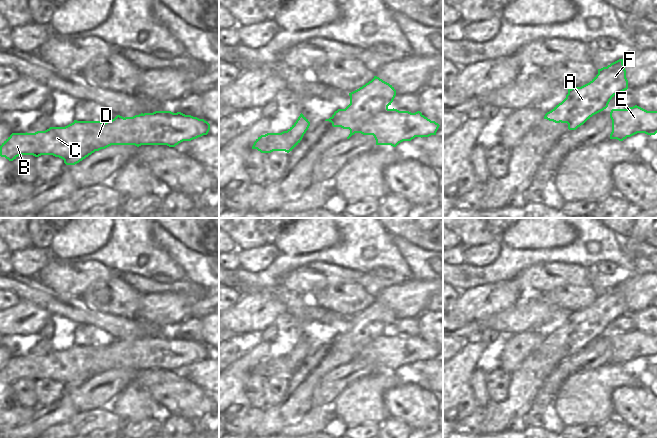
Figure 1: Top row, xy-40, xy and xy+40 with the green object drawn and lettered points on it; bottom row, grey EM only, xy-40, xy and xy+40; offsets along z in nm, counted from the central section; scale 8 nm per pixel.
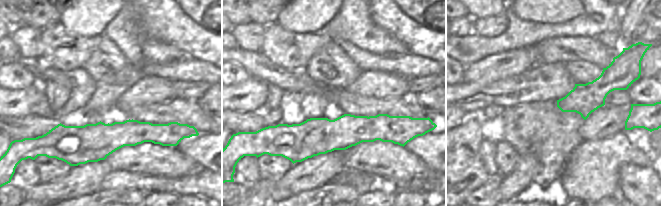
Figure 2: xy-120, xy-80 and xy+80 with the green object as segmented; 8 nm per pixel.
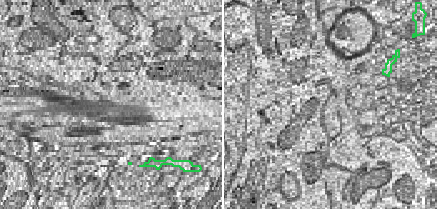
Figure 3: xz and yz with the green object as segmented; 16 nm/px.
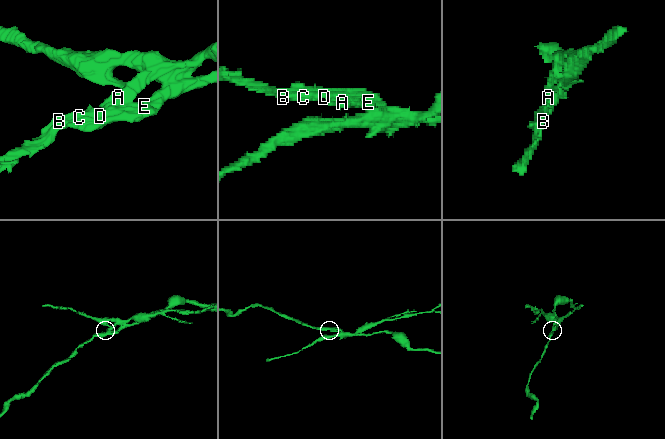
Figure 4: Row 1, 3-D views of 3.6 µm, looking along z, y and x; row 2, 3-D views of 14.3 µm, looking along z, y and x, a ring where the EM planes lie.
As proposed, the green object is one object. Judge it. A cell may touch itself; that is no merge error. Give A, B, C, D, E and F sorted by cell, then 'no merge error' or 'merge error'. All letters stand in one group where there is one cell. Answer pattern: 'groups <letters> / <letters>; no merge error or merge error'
groups A F / B C D E; merge error

